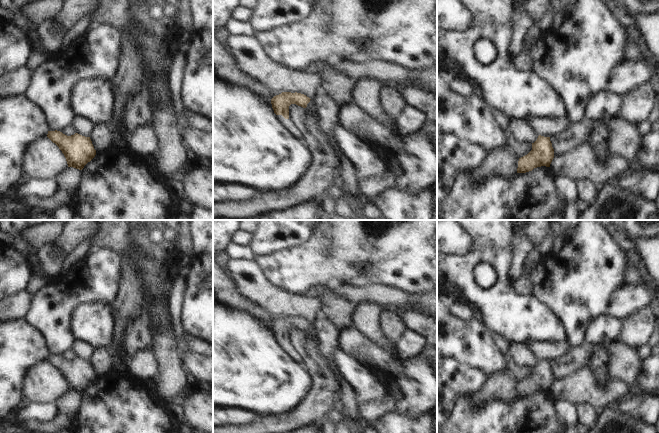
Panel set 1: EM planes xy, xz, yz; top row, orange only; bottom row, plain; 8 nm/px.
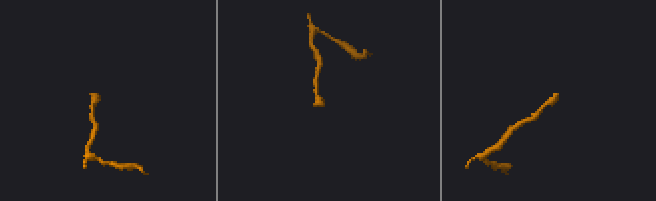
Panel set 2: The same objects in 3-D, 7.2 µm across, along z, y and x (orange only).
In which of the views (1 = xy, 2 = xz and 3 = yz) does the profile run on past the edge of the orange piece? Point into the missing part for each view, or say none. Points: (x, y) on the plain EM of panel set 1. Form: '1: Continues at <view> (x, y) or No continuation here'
1: No continuation here
2: Continues at xz (286, 347)
3: No continuation here.

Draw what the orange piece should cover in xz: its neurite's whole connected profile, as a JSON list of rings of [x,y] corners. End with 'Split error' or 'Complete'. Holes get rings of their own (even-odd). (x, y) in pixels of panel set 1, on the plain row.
[[[282,316],[271,323],[274,337],[279,341],[282,350],[285,351],[286,354],[289,355],[296,363],[300,363],[301,358],[289,343],[289,330],[291,328],[296,328],[306,332],[310,324],[311,323],[306,319],[297,316]]]. Split error.

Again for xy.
[[[48,355],[47,361],[55,367],[64,378],[68,391],[82,394],[96,379],[90,361],[78,357],[67,360],[60,355]]]. Complete.

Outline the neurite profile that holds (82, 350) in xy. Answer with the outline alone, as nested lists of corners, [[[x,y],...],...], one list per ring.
[[[75,339],[72,343],[71,349],[73,350],[76,357],[85,361],[90,361],[93,348],[86,342]]]

